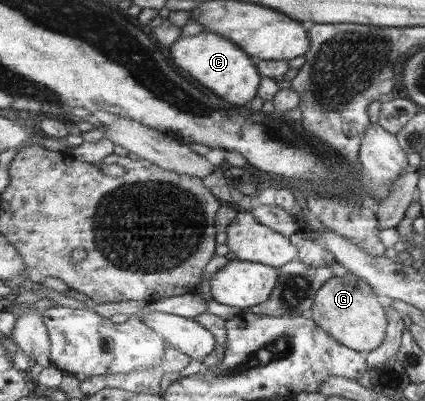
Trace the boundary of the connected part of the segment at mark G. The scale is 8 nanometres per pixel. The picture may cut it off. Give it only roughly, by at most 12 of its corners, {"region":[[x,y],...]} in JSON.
{"region":[[351,271],[316,293],[309,315],[365,355],[382,346],[388,314]]}

